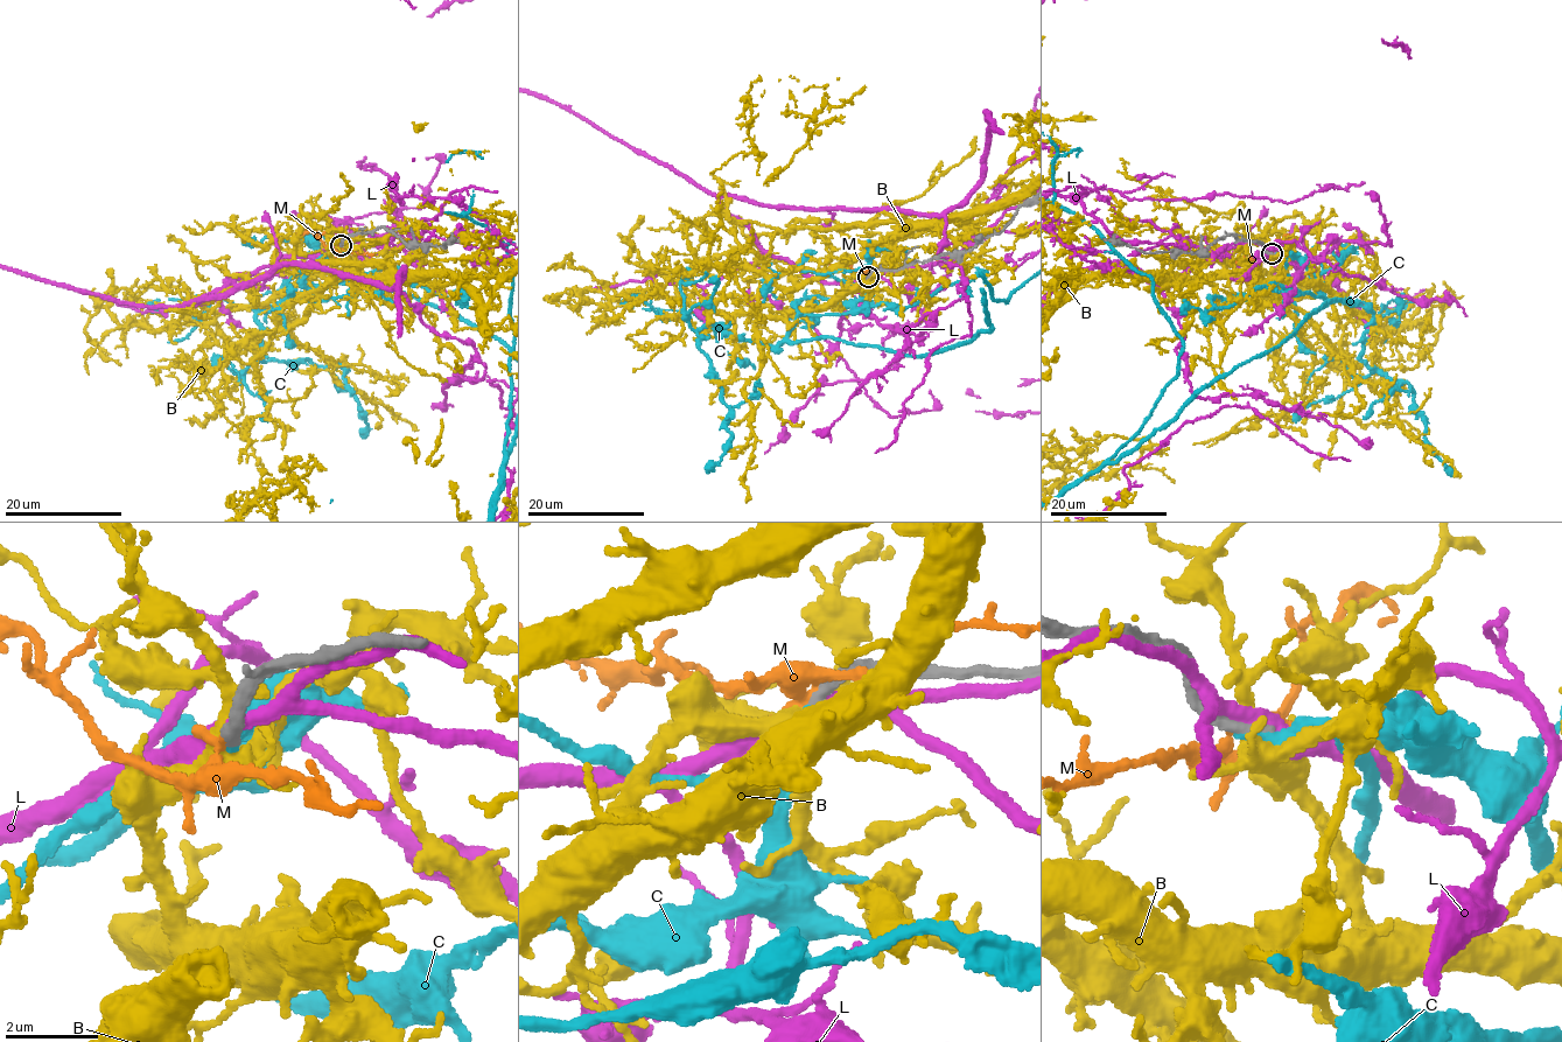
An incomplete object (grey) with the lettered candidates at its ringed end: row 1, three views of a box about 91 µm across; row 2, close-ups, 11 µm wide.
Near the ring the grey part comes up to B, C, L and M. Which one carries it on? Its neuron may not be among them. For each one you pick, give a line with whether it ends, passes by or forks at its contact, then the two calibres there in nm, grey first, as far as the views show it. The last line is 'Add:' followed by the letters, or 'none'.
C: it ends there; 320 nm thick on the grey side, 280 nm on the other
Add: C

